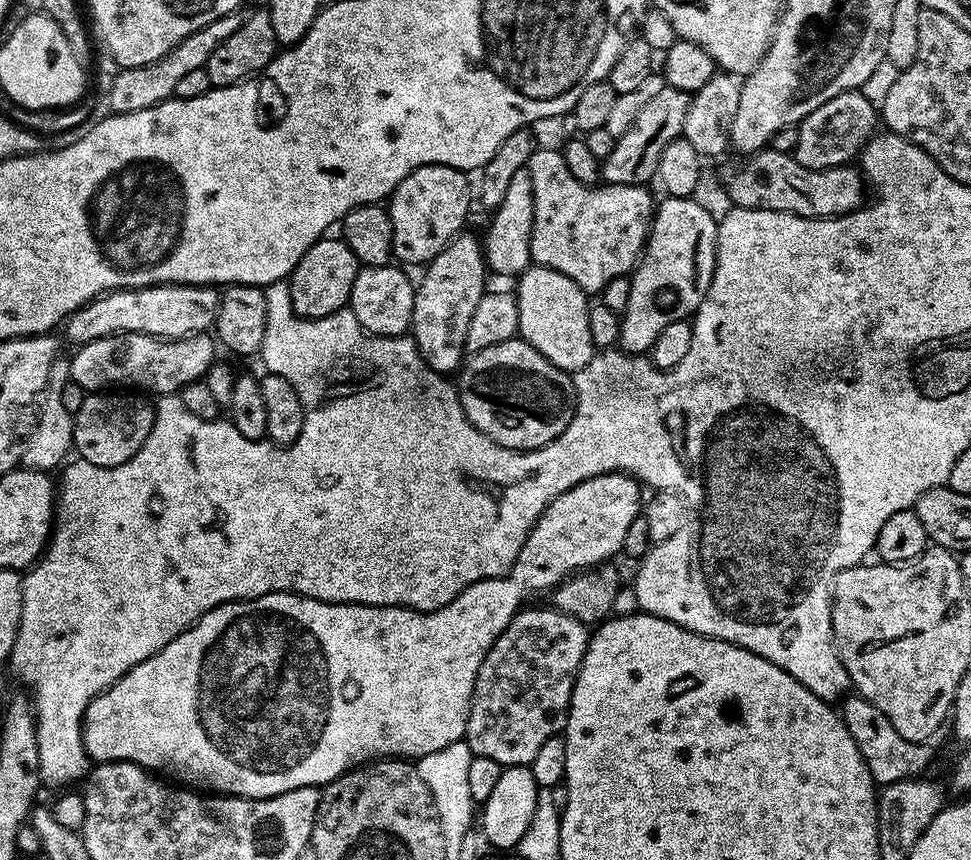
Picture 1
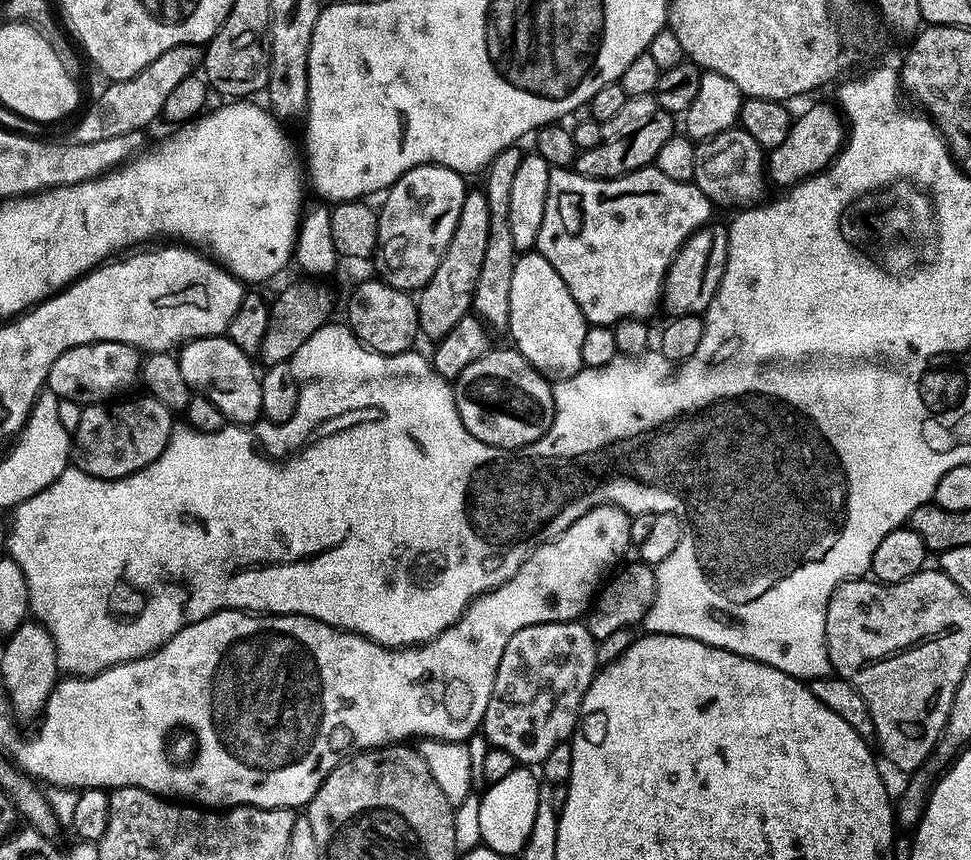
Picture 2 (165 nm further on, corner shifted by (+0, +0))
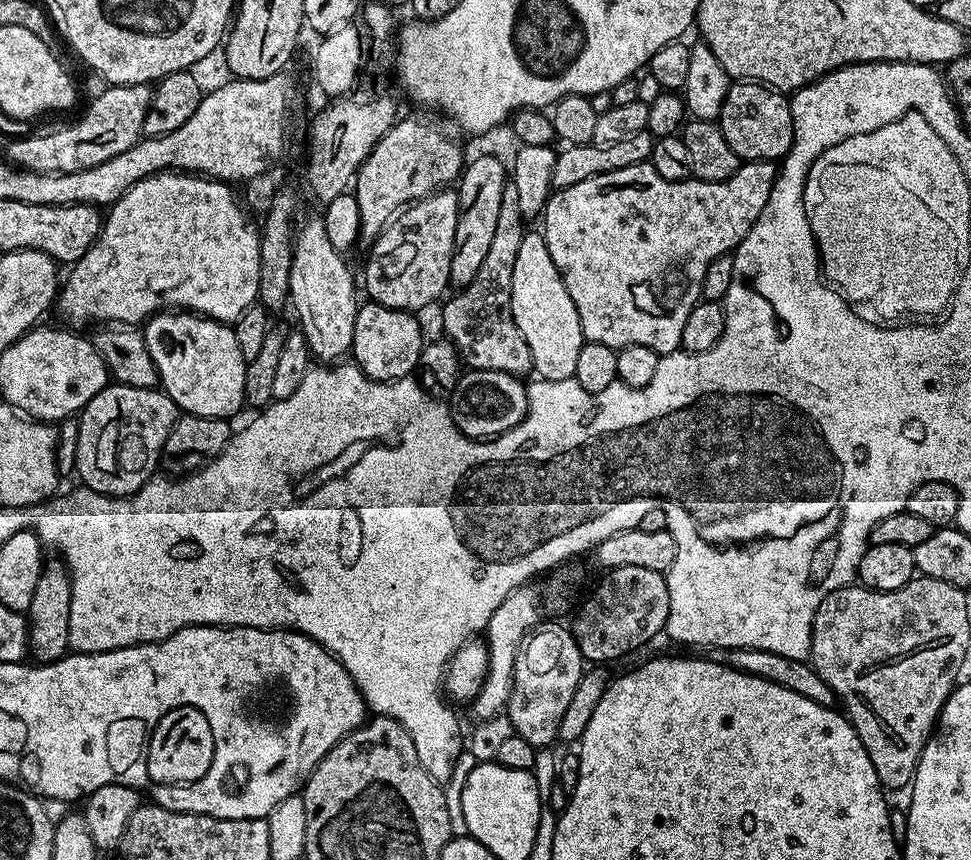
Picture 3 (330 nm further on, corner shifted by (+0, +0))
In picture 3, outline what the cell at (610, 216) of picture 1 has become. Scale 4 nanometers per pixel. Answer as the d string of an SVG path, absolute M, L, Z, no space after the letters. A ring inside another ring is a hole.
M750 160L741 163L729 180L722 182L710 182L689 178L670 182L654 170L651 162L626 166L622 170L614 170L606 174L598 174L594 178L586 178L586 182L578 182L575 186L557 188L549 196L542 221L542 235L546 246L550 250L550 258L554 258L554 266L558 266L558 274L566 286L566 294L574 302L574 310L578 310L578 322L582 322L582 334L587 342L598 342L602 346L610 346L614 349L622 349L626 346L650 346L650 350L661 354L671 354L680 348L682 342L682 330L686 327L686 318L690 318L690 310L700 303L704 290L704 279L710 264L720 256L729 255L750 234L750 226L758 222L762 210L766 210L766 202L770 202L770 194L774 190L774 182L778 175L778 168L770 160Z

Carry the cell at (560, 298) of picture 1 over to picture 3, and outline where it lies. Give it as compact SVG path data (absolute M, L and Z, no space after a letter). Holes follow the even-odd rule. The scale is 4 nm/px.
M525 231L522 247L518 250L518 259L514 262L512 313L518 330L522 330L522 338L526 338L526 346L530 346L535 375L541 380L573 379L578 366L578 354L586 342L582 334L582 322L578 322L578 310L574 310L574 302L570 299L570 294L566 294L566 286L558 274L558 266L554 266L554 258L550 258L550 250L539 231Z

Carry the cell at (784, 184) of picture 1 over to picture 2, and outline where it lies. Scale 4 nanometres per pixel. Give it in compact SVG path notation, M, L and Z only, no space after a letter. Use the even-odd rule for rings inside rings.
M737 126L722 130L722 134L714 134L696 144L696 149L694 150L694 174L692 175L691 183L696 184L698 190L702 190L702 194L706 194L706 198L712 200L713 205L720 207L721 204L724 208L732 208L731 210L740 210L745 206L755 205L765 199L765 149L761 148L758 142L754 142L754 138L750 138L750 134L746 134L744 128Z

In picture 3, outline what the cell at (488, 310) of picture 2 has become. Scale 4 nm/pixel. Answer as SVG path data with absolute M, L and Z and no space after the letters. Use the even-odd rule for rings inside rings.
M511 182L502 190L502 207L498 213L498 223L494 229L494 238L492 239L490 250L486 253L486 258L482 261L482 266L478 266L478 274L474 274L474 282L470 282L464 288L459 289L453 300L445 299L443 301L444 309L440 312L440 324L444 327L443 335L452 345L456 347L456 353L460 355L463 367L474 372L505 372L511 376L527 377L527 372L533 371L532 359L530 358L530 346L526 346L526 338L522 338L522 330L518 330L518 326L514 322L514 314L512 313L512 287L514 286L514 262L518 259L518 250L522 247L522 238L526 231L526 217L522 214L522 210L518 206L518 193L514 191L514 186Z

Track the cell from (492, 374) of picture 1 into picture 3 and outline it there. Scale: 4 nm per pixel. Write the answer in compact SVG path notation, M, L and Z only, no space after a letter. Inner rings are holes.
M465 371L450 394L452 420L469 438L495 438L518 426L528 413L528 388L519 376L505 372Z

